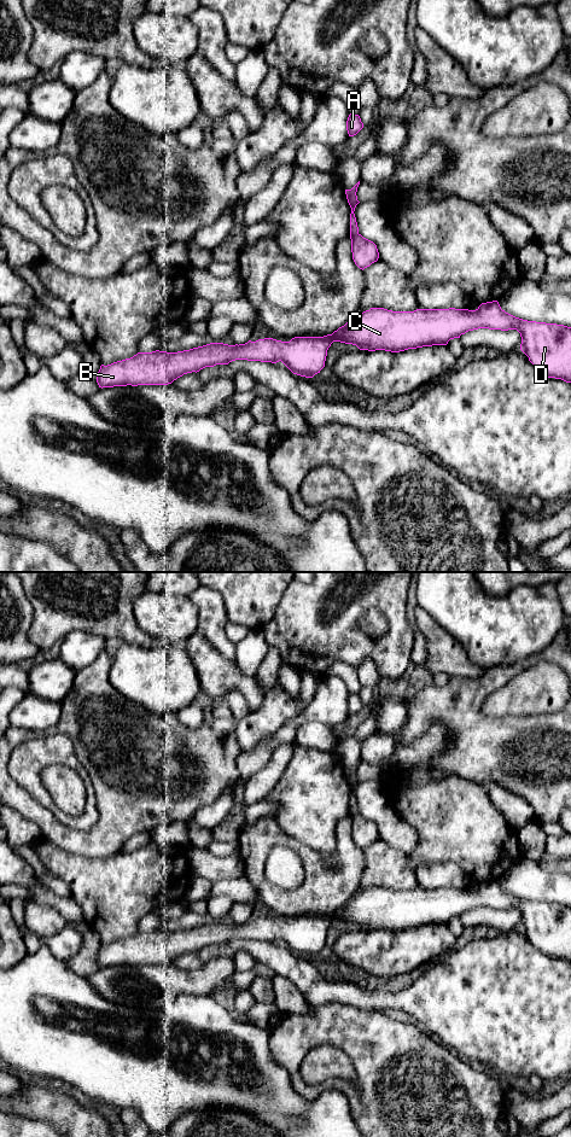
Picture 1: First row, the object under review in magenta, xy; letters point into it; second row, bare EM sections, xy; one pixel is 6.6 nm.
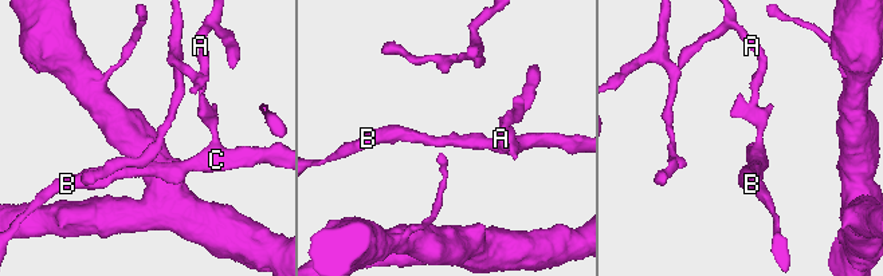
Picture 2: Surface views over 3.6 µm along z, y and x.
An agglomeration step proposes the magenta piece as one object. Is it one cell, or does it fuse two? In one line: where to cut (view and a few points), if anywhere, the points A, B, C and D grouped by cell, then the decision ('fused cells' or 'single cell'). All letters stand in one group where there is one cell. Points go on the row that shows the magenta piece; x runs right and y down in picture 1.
cut xy (357, 232), (350, 235); groups A / B C D; fused cells

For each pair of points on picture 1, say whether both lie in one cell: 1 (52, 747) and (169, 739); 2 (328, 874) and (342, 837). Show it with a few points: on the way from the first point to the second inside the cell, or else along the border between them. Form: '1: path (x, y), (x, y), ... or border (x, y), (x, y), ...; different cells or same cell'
1: border (50, 732), (70, 739), (87, 771); different cells
2: path (338, 866), (342, 862), (342, 846); same cell

